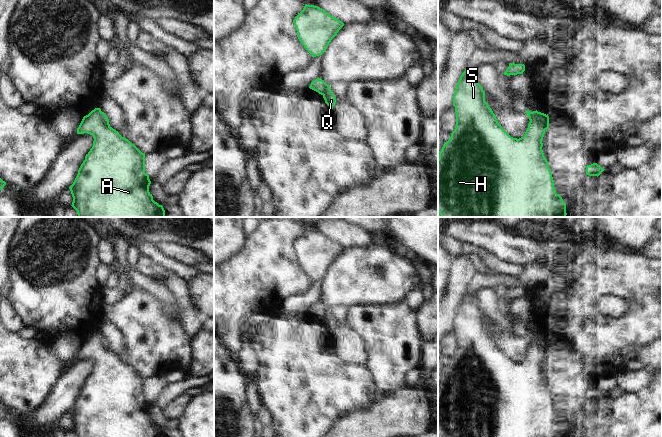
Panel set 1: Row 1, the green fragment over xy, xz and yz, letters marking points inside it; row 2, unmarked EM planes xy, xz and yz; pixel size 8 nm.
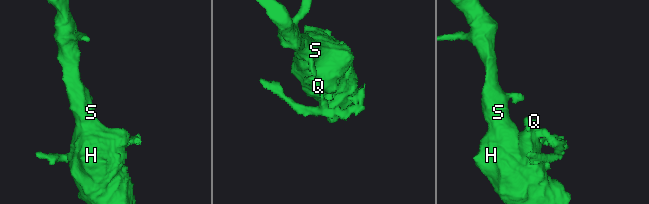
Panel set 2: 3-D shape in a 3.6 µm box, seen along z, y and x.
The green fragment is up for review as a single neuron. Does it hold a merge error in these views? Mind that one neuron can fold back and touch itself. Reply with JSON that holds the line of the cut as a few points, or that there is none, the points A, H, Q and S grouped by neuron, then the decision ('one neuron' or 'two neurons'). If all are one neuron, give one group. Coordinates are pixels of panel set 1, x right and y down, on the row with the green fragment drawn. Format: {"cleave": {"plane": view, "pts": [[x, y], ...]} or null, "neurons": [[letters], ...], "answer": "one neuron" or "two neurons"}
{"cleave": {"plane": "xy", "pts": [[101, 111], [101, 121], [109, 126]]}, "neurons": [["A", "H", "S"], ["Q"]], "answer": "two neurons"}

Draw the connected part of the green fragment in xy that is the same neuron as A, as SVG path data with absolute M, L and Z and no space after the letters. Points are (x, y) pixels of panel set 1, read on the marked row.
M95 108L83 117L77 128L77 134L90 134L94 141L73 184L69 187L73 197L71 206L77 211L78 217L166 217L163 206L155 202L149 192L151 181L149 175L145 173L145 154L118 131L104 125L101 121L101 112L100 108Z

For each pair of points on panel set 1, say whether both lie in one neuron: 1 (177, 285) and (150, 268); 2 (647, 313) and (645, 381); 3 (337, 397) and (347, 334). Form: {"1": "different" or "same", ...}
{"1": "same", "2": "different", "3": "different"}

